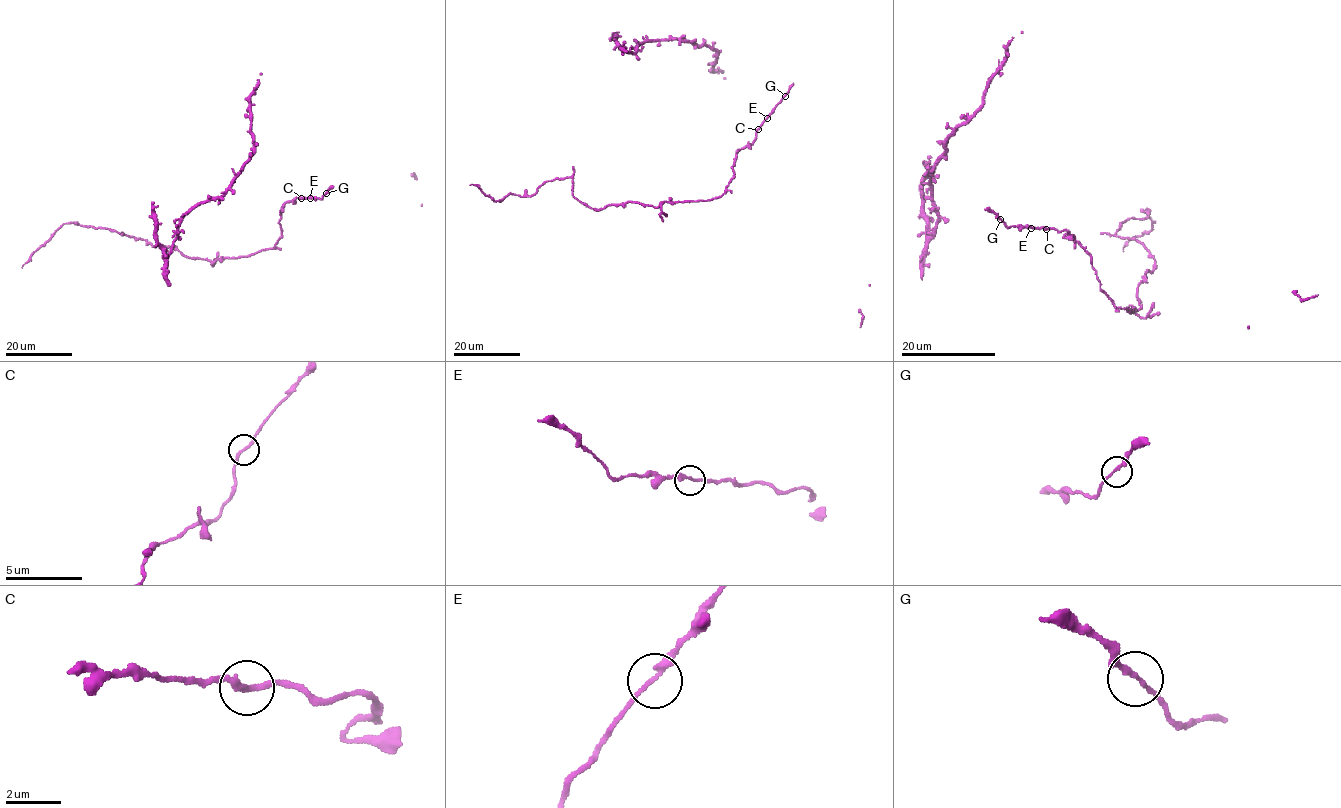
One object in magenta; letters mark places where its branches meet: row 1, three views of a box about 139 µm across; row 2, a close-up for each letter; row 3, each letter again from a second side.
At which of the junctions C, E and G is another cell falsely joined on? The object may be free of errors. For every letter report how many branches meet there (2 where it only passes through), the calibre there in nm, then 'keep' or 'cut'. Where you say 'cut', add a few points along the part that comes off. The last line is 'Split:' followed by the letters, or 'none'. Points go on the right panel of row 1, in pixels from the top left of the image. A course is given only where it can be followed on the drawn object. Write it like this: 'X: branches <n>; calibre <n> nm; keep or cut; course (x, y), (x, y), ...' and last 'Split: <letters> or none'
C: branches 2; calibre 220 nm; keep
E: branches 2; calibre 200 nm; keep
G: branches 2; calibre 160 nm; keep
Split: none

